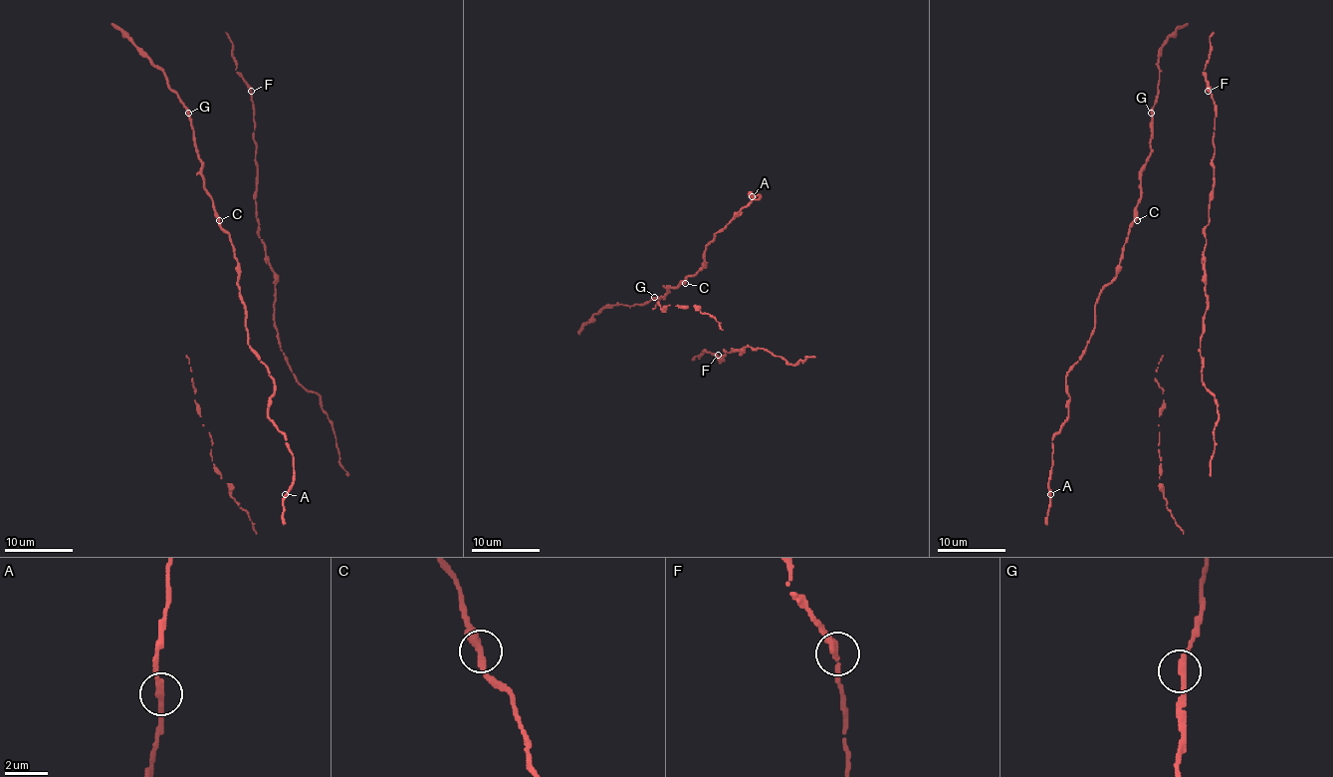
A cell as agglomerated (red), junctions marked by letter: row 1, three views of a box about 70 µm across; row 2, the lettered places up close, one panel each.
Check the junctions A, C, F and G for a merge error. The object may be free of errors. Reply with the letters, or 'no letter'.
no letter

